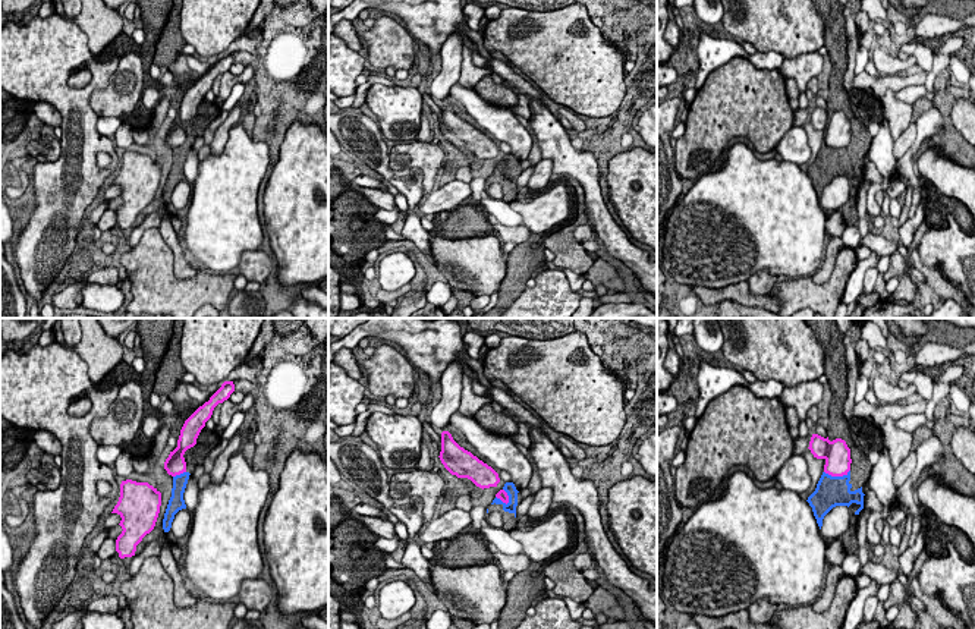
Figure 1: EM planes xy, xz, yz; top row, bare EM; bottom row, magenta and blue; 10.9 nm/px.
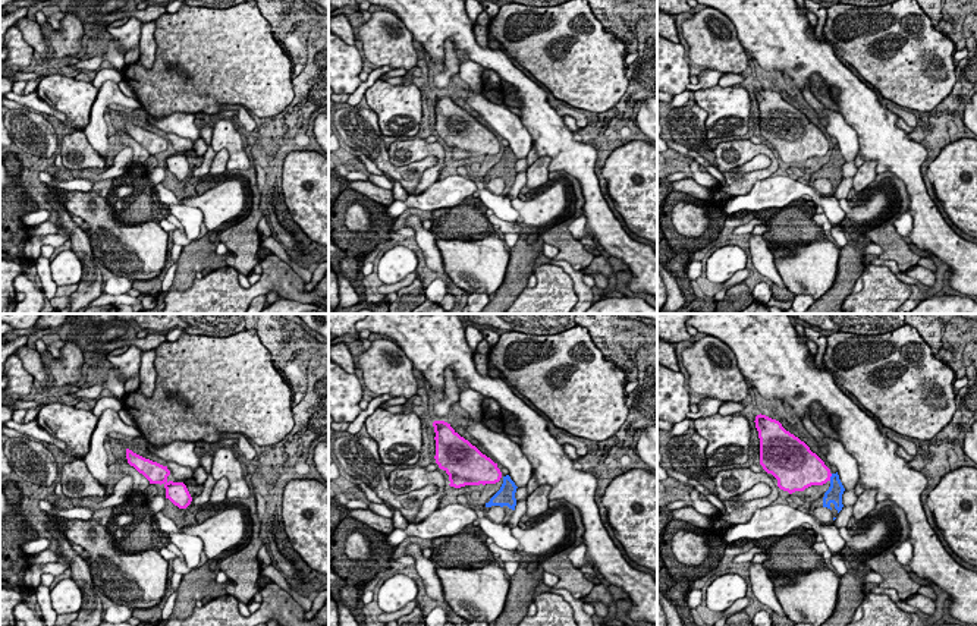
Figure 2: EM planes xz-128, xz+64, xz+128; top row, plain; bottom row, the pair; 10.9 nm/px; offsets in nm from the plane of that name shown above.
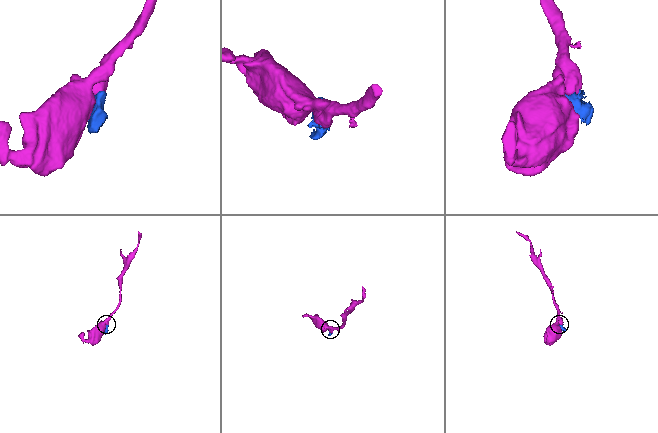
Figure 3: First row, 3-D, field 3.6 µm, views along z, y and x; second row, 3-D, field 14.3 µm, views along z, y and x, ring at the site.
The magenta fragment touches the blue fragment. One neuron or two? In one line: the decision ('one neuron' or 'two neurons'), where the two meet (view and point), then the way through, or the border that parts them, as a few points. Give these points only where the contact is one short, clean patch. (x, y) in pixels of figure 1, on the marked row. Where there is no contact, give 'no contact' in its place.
two neurons | yz (836, 475)

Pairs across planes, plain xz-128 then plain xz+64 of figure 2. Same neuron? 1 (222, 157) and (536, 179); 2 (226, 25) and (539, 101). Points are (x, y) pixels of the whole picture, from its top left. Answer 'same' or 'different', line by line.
1: same
2: different

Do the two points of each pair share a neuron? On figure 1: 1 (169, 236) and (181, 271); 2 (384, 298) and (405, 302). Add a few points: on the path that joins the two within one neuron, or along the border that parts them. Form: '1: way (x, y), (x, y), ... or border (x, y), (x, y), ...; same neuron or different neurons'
1: way (175, 245), (181, 263); same neuron
2: border (412, 285), (396, 298); different neurons

